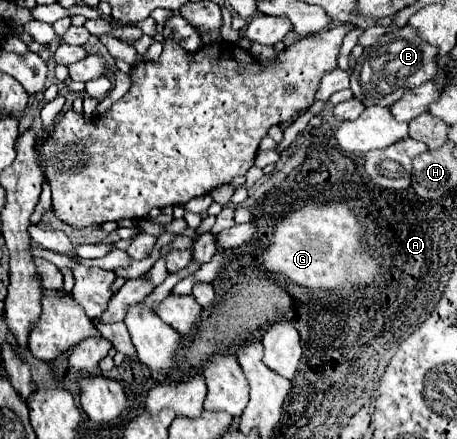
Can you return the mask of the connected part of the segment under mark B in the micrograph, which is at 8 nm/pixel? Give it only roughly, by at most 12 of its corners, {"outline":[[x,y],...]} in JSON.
{"outline":[[411,25],[385,33],[351,73],[365,105],[391,107],[437,73]]}

